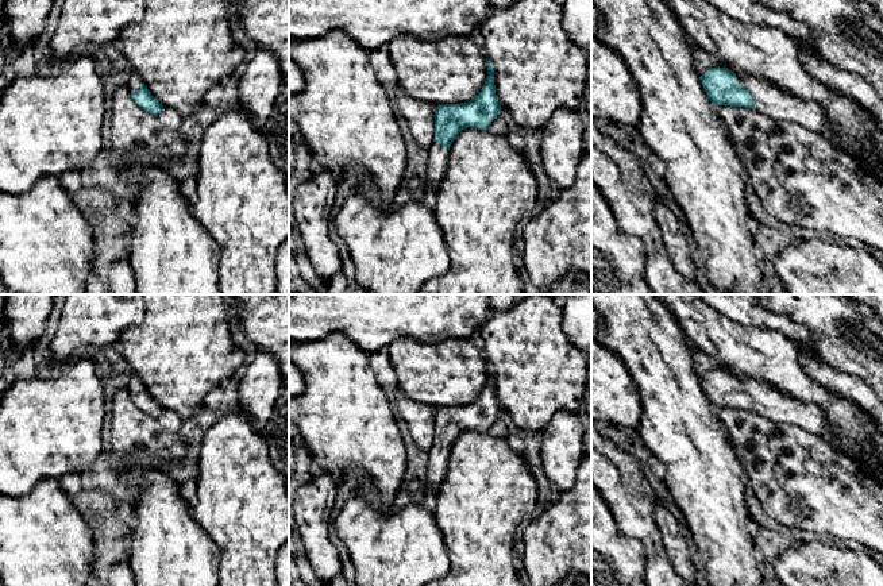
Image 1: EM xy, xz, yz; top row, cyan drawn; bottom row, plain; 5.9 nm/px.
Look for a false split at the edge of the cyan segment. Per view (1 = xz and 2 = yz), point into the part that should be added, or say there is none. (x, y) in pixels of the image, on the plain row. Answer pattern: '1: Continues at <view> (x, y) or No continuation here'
1: Continues at xz (438, 461)
2: Continues at yz (770, 403)

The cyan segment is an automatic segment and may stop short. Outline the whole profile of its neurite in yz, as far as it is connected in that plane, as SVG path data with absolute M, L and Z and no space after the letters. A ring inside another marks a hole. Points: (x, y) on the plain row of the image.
M713 370L701 378L702 389L713 408L747 409L776 421L799 425L833 446L836 433L822 409L776 389L747 378L736 378L726 370Z

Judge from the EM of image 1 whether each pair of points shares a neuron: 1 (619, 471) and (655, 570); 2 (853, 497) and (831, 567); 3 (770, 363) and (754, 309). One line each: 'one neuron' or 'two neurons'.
1: one neuron
2: two neurons
3: two neurons

